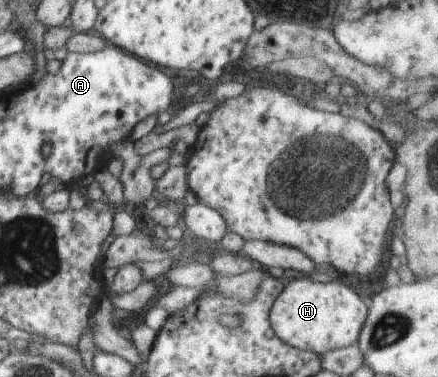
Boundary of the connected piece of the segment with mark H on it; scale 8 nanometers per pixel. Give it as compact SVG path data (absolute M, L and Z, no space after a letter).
M293 278L285 282L283 290L270 310L270 323L275 334L289 346L325 355L358 342L368 315L367 306L351 289L349 283L337 280L323 284L307 278Z

